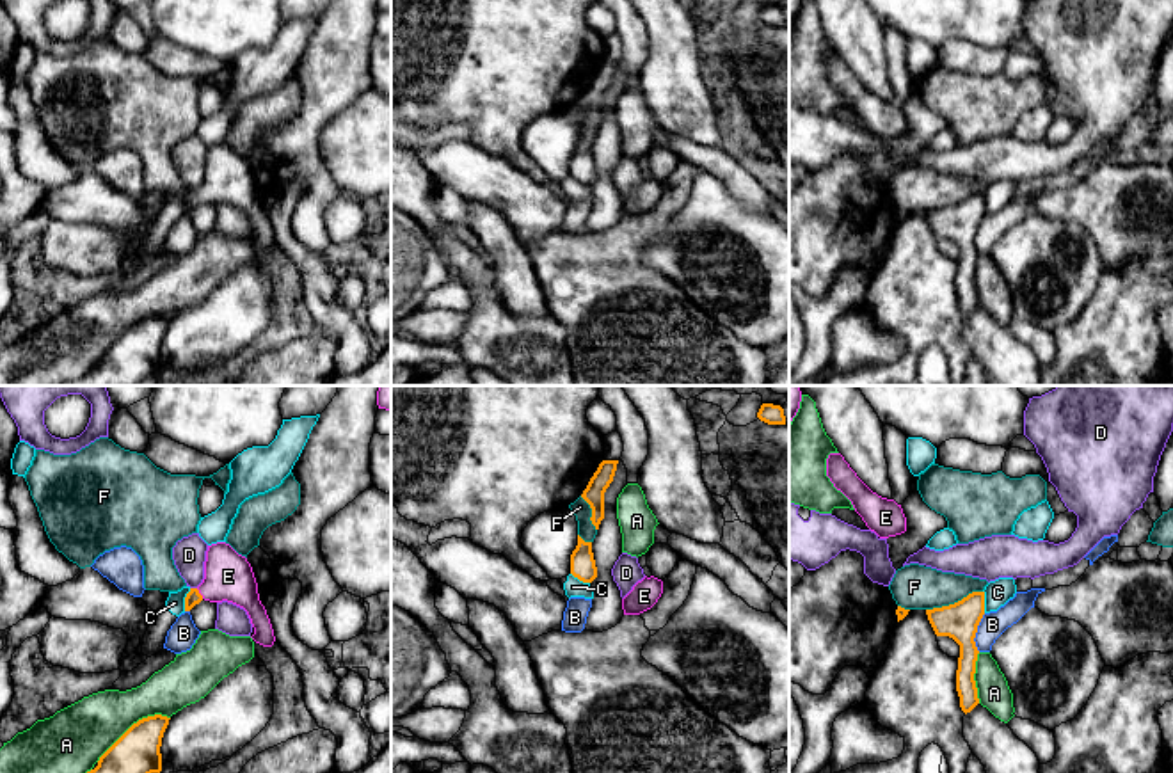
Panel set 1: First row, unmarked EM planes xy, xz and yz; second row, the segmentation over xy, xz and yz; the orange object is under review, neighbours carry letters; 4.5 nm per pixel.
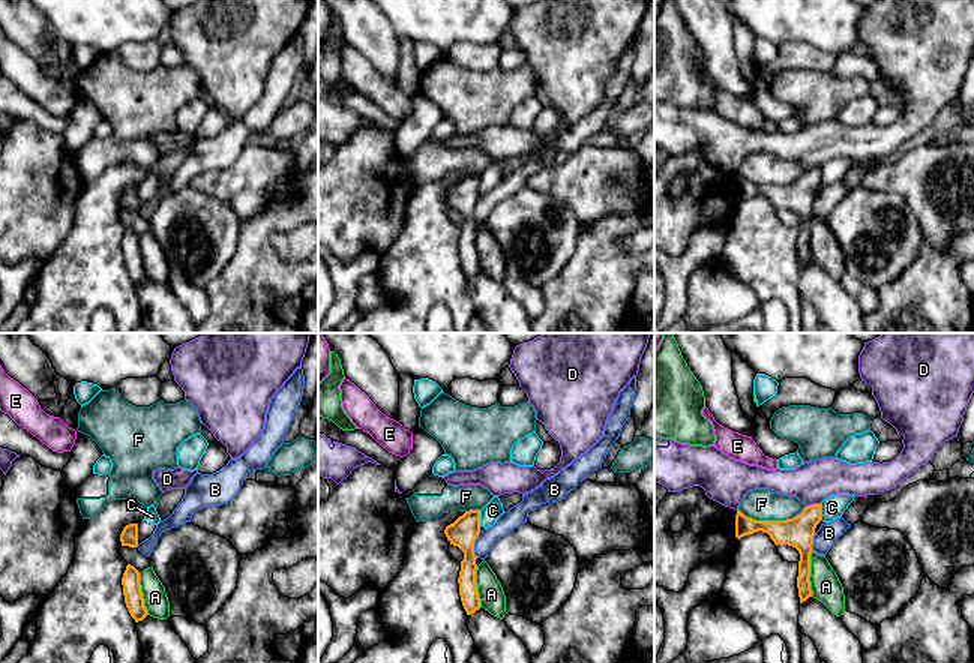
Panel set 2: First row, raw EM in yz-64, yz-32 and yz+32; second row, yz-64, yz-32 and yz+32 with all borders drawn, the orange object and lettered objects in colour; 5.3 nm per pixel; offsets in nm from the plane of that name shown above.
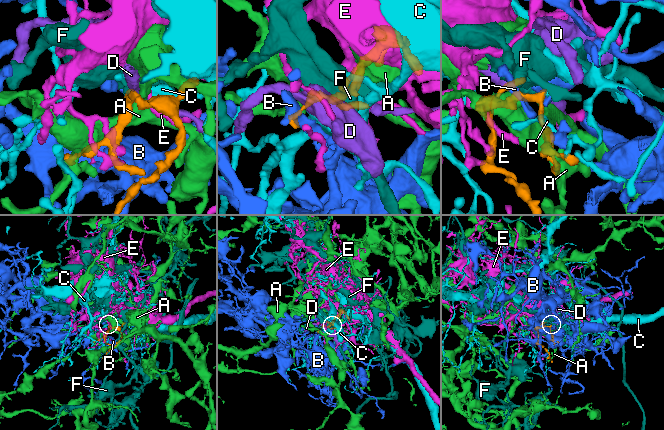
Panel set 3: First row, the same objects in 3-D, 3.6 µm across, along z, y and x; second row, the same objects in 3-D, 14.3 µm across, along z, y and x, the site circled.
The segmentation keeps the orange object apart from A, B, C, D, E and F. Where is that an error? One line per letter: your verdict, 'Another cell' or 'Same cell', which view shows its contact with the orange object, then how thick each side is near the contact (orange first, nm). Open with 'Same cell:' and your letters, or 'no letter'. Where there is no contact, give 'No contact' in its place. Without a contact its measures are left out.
Same cell: E
A: Another cell. Touches orange in xy. Thickness 200 nm (orange) against 280 nm
B: Another cell. Touches orange in yz. Thickness 170 nm (orange) against 120 nm
C: Another cell. Touches orange in xy. Thickness 70 nm (orange) against 90 nm
D: Another cell. Touches orange in xy. Thickness 70 nm (orange) against 150 nm
E: Same cell. Touches orange in xy. Thickness 70 nm (orange) against 220 nm
F: Another cell. Touches orange in yz. Thickness 170 nm (orange) against 200 nm

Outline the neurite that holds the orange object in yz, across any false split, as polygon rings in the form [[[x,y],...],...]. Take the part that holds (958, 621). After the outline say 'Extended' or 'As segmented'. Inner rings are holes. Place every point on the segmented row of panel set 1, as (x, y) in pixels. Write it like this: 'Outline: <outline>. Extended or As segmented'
Outline: [[[972,592],[954,604],[926,610],[926,615],[937,636],[949,636],[960,645],[956,691],[967,714],[979,704],[974,681],[979,650],[974,638],[985,615],[985,592]]]. As segmented

